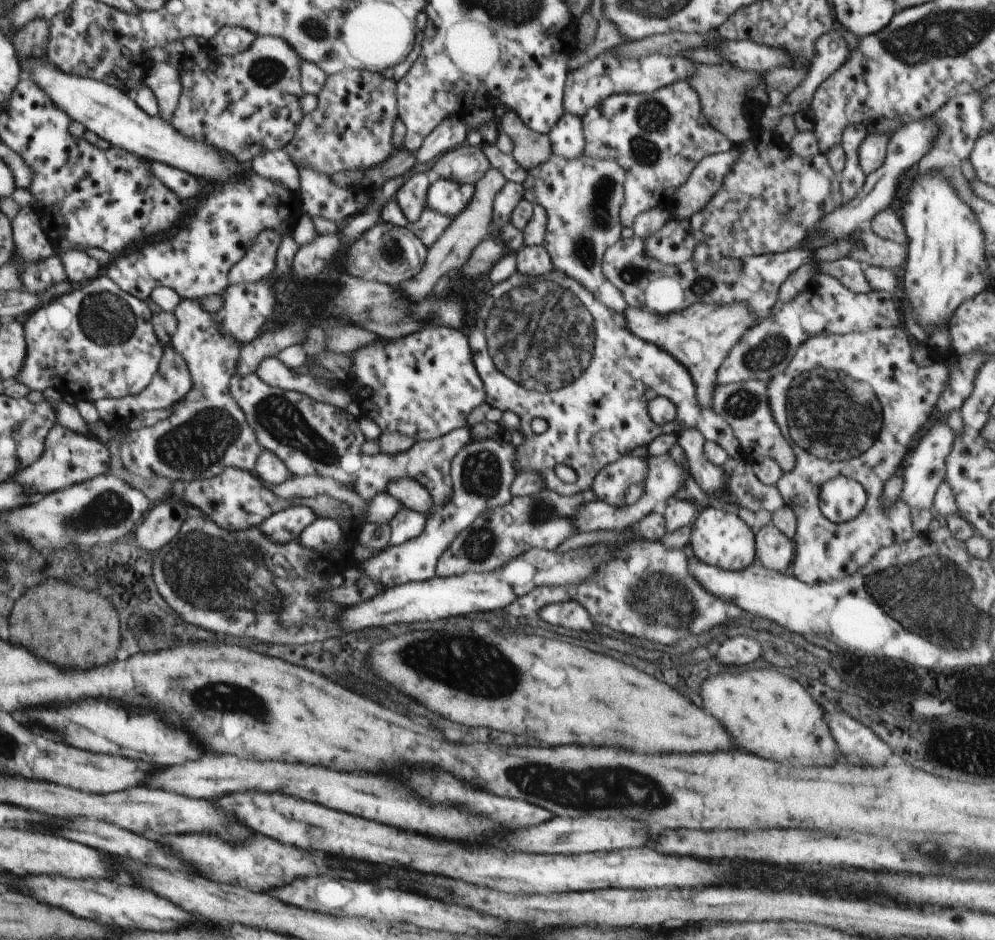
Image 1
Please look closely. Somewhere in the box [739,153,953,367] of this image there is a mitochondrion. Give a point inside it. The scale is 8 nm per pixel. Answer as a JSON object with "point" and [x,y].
{"point":[785,208]}

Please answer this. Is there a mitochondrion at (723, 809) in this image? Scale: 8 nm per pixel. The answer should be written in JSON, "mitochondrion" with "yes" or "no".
{"mitochondrion":"no"}

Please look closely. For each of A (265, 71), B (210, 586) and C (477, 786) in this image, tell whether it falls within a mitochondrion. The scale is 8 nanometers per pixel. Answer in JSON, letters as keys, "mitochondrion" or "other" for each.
{"A":"mitochondrion","B":"mitochondrion","C":"other"}

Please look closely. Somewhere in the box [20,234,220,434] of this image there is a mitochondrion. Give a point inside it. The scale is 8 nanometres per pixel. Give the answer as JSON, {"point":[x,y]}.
{"point":[107,320]}

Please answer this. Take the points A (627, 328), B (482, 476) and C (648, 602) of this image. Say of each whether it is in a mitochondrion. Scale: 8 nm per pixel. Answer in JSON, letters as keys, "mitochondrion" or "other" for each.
{"A":"other","B":"mitochondrion","C":"mitochondrion"}

